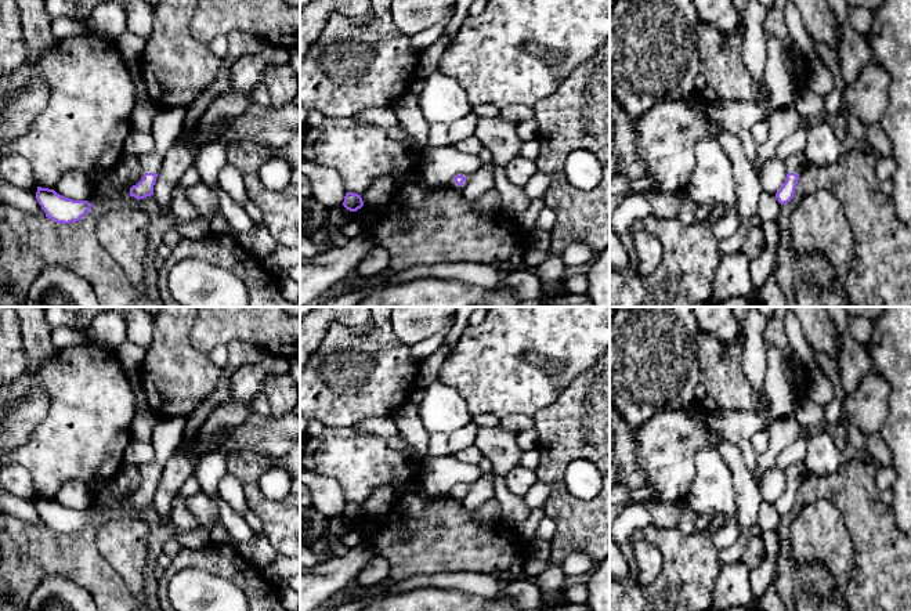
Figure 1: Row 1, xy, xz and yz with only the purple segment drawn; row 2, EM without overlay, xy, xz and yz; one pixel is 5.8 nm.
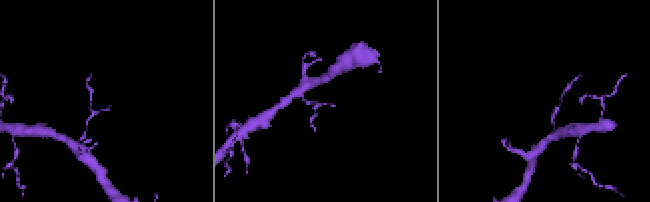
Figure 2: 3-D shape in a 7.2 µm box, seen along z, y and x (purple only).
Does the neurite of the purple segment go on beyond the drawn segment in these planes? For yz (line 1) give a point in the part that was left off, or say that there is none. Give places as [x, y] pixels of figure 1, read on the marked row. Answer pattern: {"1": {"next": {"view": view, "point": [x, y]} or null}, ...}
{"1": {"next": {"view": "yz", "point": [796, 163]}}}

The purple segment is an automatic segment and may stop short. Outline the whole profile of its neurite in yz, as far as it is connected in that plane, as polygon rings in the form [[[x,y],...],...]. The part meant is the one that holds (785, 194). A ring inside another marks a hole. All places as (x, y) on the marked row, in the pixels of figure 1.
[[[803,152],[796,153],[792,156],[787,163],[787,180],[780,188],[780,191],[776,194],[778,202],[781,205],[785,205],[791,202],[795,194],[795,188],[799,180],[799,176],[802,174],[803,169],[809,164],[806,156]]]

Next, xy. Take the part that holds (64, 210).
[[[37,187],[36,199],[46,213],[46,217],[61,223],[76,223],[91,209],[91,203],[87,200],[68,199],[54,189]]]

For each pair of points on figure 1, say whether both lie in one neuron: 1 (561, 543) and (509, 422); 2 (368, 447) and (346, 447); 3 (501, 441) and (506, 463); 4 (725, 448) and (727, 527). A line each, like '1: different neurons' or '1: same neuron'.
1: different neurons
2: same neuron
3: same neuron
4: different neurons

